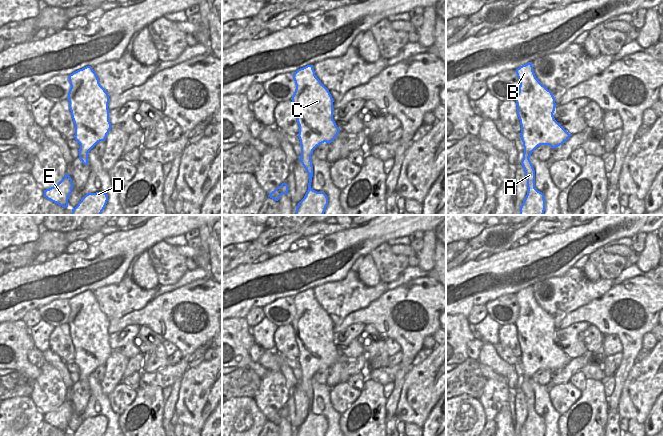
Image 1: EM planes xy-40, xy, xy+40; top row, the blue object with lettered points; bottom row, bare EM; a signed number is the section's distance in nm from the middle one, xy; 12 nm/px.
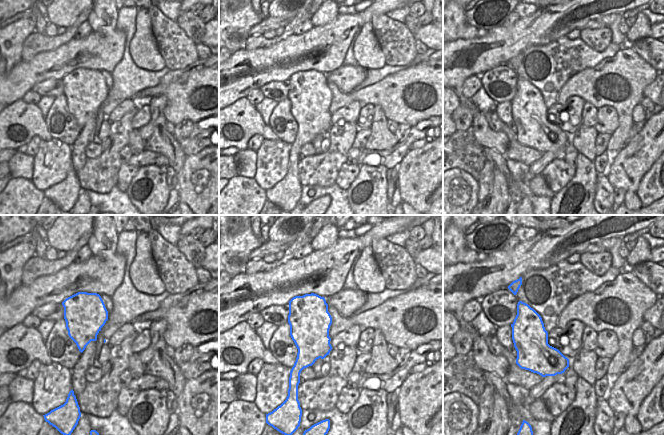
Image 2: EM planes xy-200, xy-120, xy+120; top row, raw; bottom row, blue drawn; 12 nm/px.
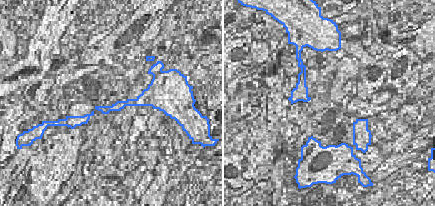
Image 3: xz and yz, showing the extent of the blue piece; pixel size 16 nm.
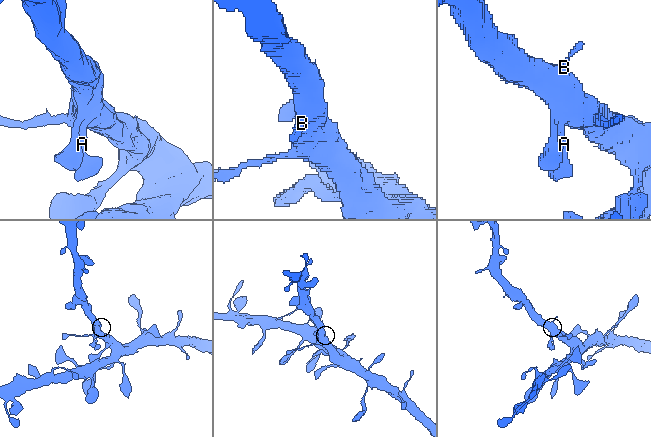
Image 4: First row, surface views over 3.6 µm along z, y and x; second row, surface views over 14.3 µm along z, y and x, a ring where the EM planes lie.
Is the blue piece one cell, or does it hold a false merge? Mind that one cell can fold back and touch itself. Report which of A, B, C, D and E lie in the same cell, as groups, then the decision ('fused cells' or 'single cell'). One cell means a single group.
A B C D E; single cell

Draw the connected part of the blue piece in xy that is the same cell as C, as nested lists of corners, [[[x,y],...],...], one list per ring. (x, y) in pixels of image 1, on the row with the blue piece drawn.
[[[313,65],[293,73],[296,89],[291,98],[299,125],[301,145],[299,160],[309,174],[308,190],[296,207],[296,215],[323,215],[328,205],[324,192],[311,188],[313,166],[311,155],[320,144],[330,144],[339,133],[333,120],[333,98],[329,90],[316,77]]]

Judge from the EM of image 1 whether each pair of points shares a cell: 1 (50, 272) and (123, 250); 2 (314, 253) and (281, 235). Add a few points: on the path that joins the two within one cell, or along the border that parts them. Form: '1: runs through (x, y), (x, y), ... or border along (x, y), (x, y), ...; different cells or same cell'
1: runs through (68, 270), (71, 267), (86, 266), (105, 259); same cell
2: border along (288, 249), (270, 257); different cells

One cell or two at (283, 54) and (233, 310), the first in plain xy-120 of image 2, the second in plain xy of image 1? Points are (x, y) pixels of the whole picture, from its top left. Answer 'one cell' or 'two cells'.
one cell

